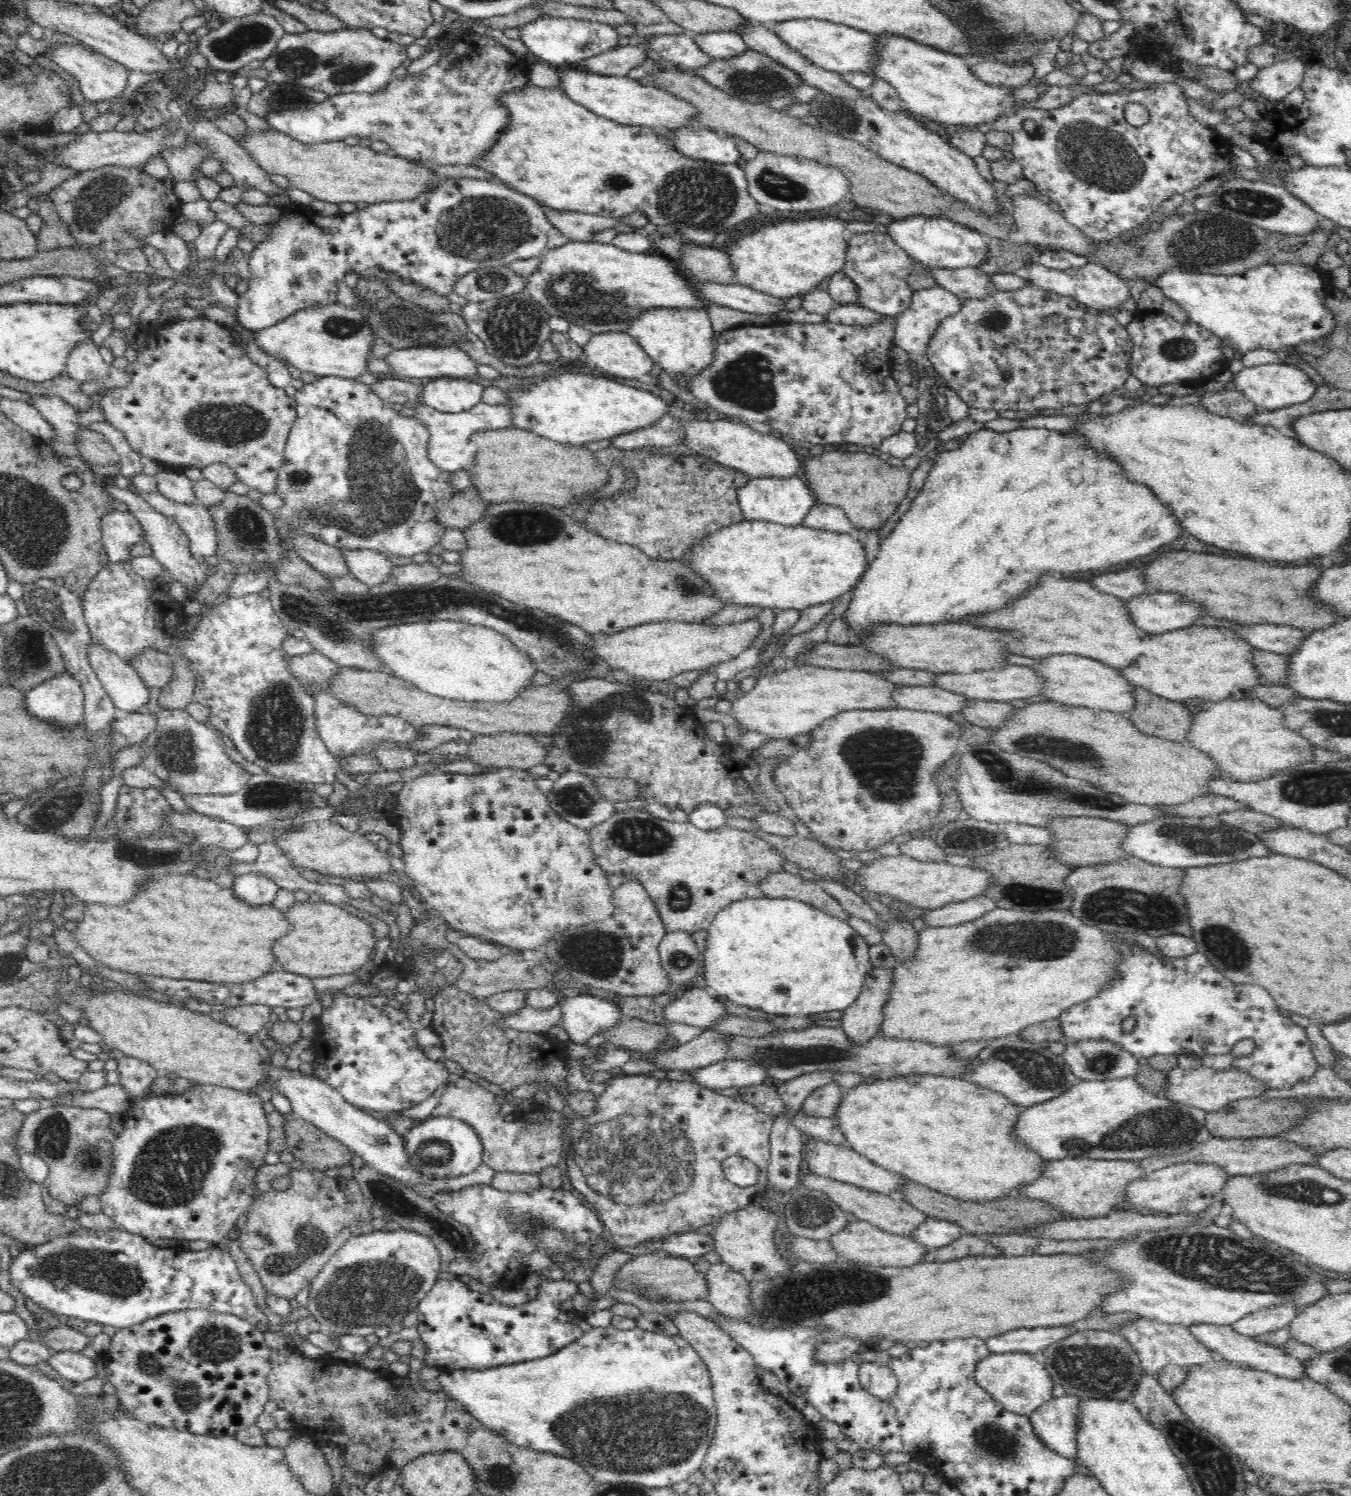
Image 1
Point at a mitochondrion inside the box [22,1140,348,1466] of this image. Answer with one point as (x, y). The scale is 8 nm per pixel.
(112, 1273)

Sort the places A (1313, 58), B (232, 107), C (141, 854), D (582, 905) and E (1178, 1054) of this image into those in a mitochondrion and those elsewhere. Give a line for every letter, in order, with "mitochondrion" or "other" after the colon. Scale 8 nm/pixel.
A: other
B: other
C: mitochondrion
D: mitochondrion
E: other

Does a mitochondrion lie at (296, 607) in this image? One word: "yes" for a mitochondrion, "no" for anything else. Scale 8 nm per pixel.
yes

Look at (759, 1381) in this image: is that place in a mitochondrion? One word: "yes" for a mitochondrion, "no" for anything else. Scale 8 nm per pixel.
no

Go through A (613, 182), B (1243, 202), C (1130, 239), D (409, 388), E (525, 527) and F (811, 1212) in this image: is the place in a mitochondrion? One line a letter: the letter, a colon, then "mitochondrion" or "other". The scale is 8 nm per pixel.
A: mitochondrion
B: mitochondrion
C: other
D: other
E: mitochondrion
F: mitochondrion

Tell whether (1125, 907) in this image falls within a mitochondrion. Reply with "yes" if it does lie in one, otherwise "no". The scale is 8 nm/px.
yes

